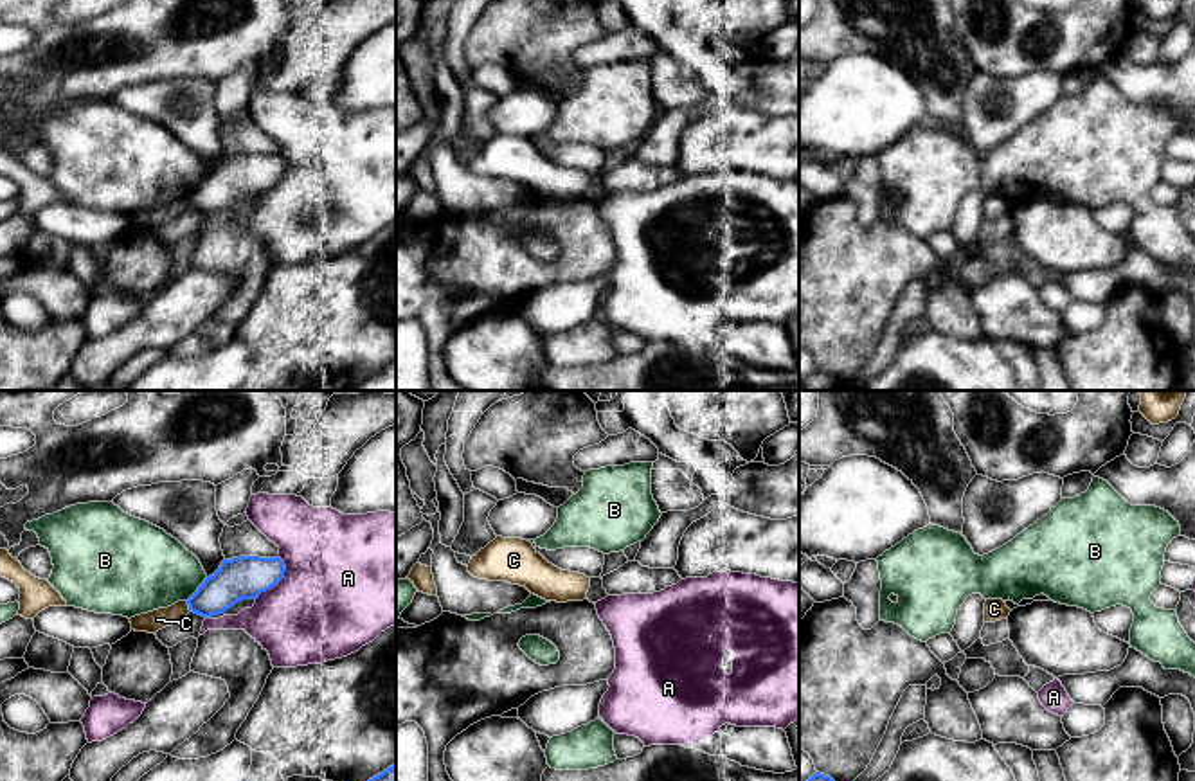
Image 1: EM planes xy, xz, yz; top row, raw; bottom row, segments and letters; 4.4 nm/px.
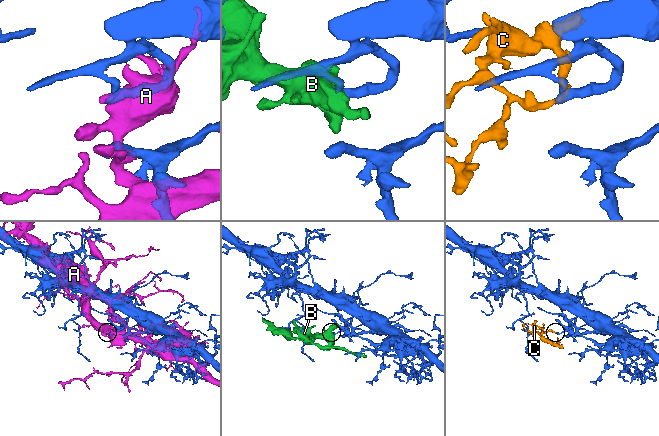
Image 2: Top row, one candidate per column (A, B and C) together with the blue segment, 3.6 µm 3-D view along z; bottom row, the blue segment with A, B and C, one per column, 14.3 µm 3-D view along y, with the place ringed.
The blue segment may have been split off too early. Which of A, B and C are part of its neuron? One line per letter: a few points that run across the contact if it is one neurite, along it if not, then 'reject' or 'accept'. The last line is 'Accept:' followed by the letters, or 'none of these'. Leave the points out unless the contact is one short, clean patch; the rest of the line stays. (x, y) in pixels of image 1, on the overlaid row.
A: reject
B: reject
C: xy (186, 601), (191, 610) | reject
Accept: none of these

